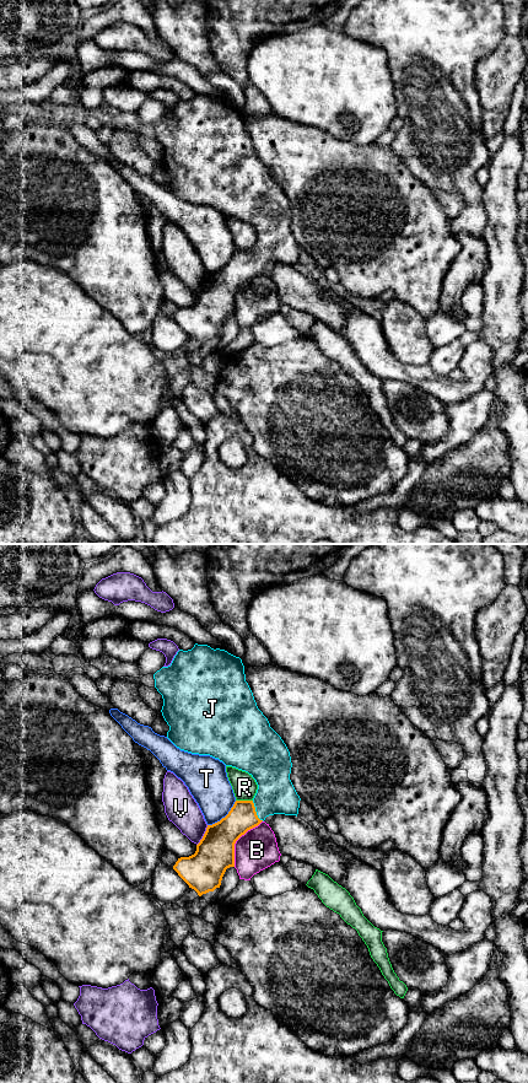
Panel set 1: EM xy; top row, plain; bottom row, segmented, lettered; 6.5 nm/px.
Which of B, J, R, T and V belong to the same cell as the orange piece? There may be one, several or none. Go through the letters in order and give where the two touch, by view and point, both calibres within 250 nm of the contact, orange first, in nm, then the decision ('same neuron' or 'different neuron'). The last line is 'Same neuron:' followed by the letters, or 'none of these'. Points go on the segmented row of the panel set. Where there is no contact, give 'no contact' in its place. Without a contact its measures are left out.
B: contact xy (236, 840); calibres 260 and 260 nm; different neuron
J: contact xy (256, 812); calibres 190 and 260 nm; same neuron
R: contact xy (244, 801); calibres 190 and 160 nm; different neuron
T: contact xy (225, 817); calibres 260 and 260 nm; different neuron
V: contact xy (204, 835); calibres 260 and 220 nm; different neuron
Same neuron: J

